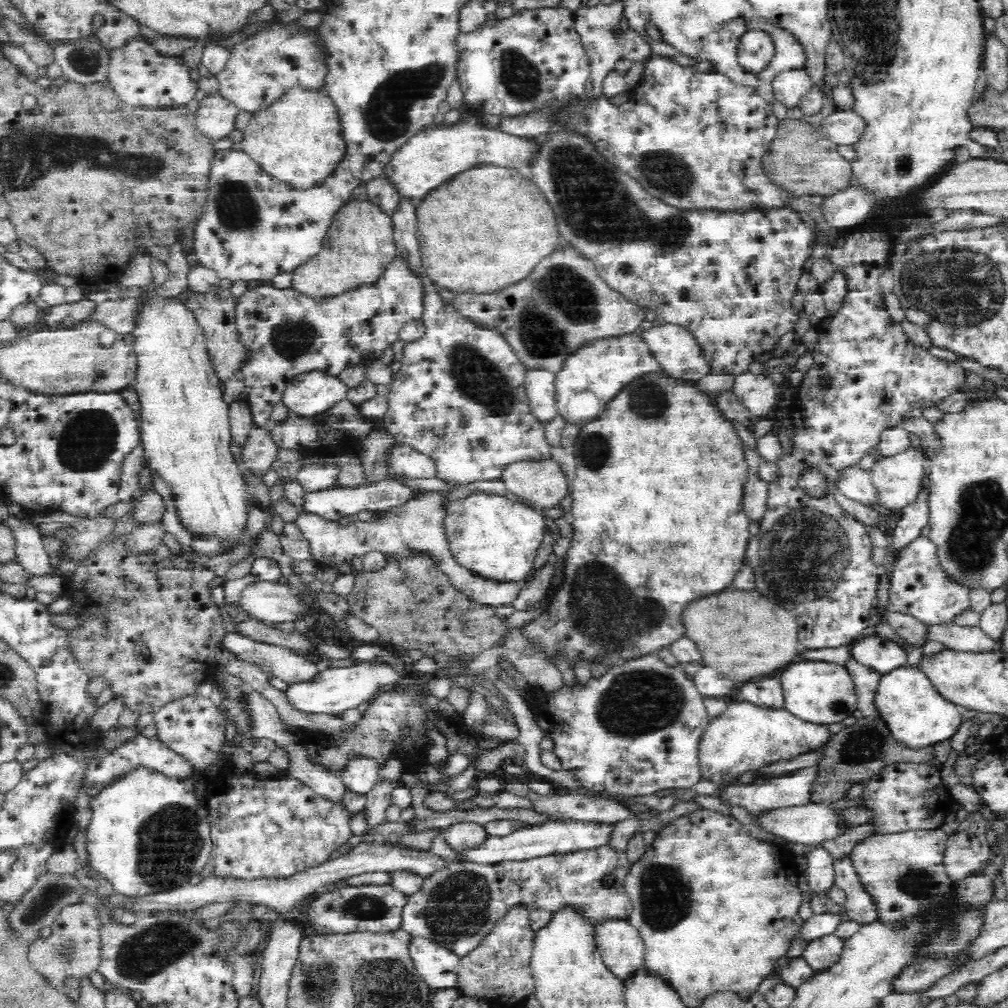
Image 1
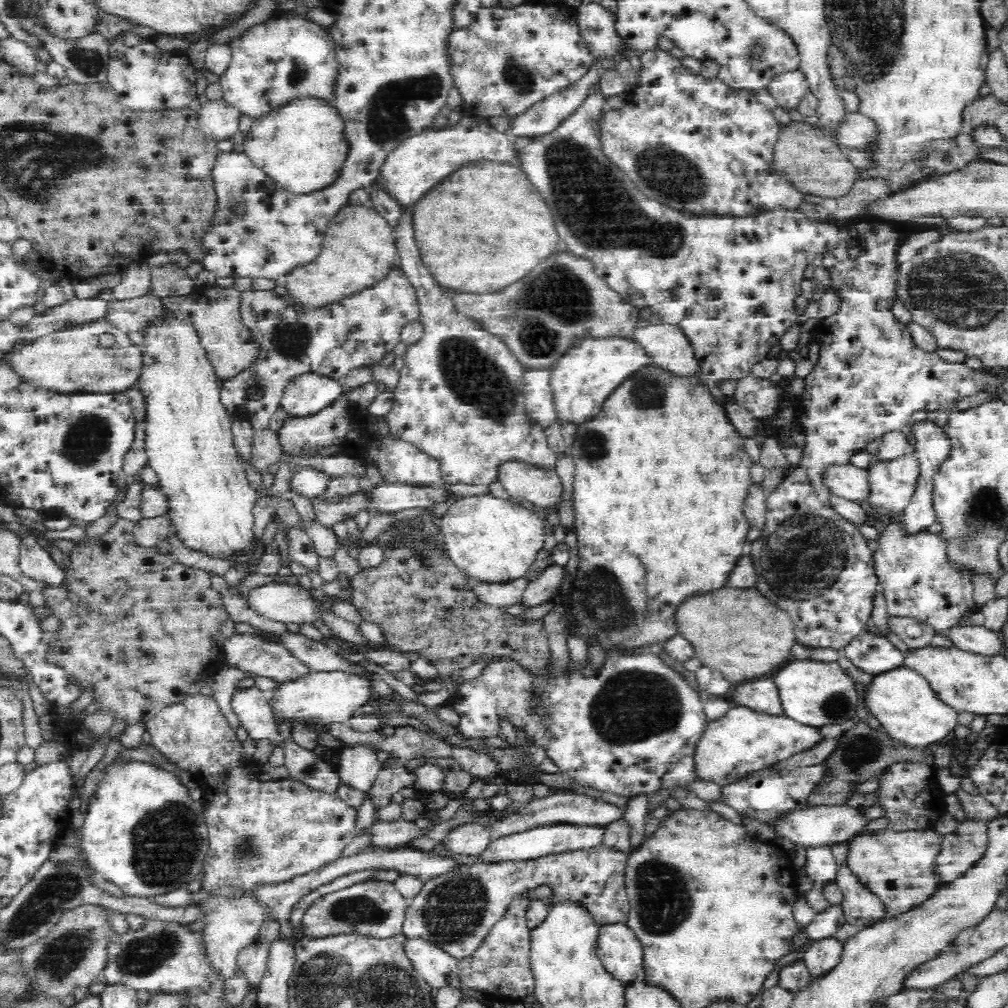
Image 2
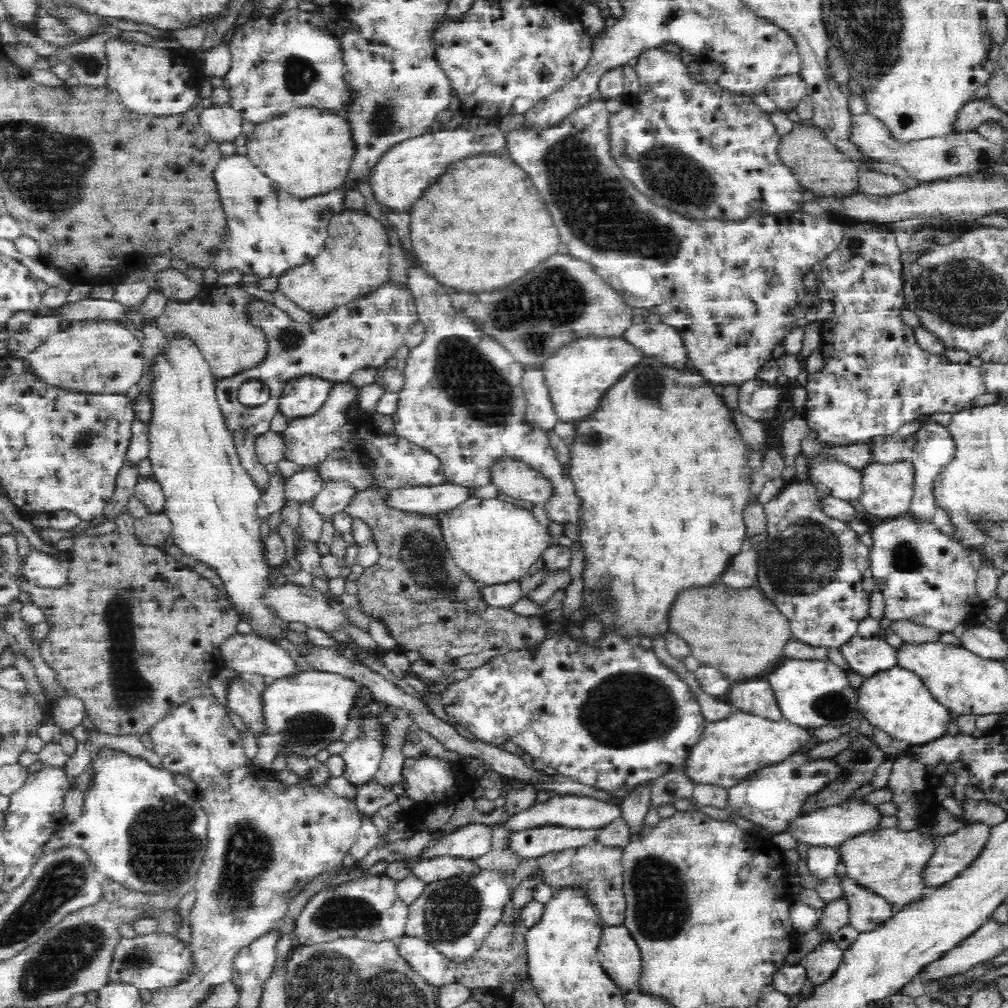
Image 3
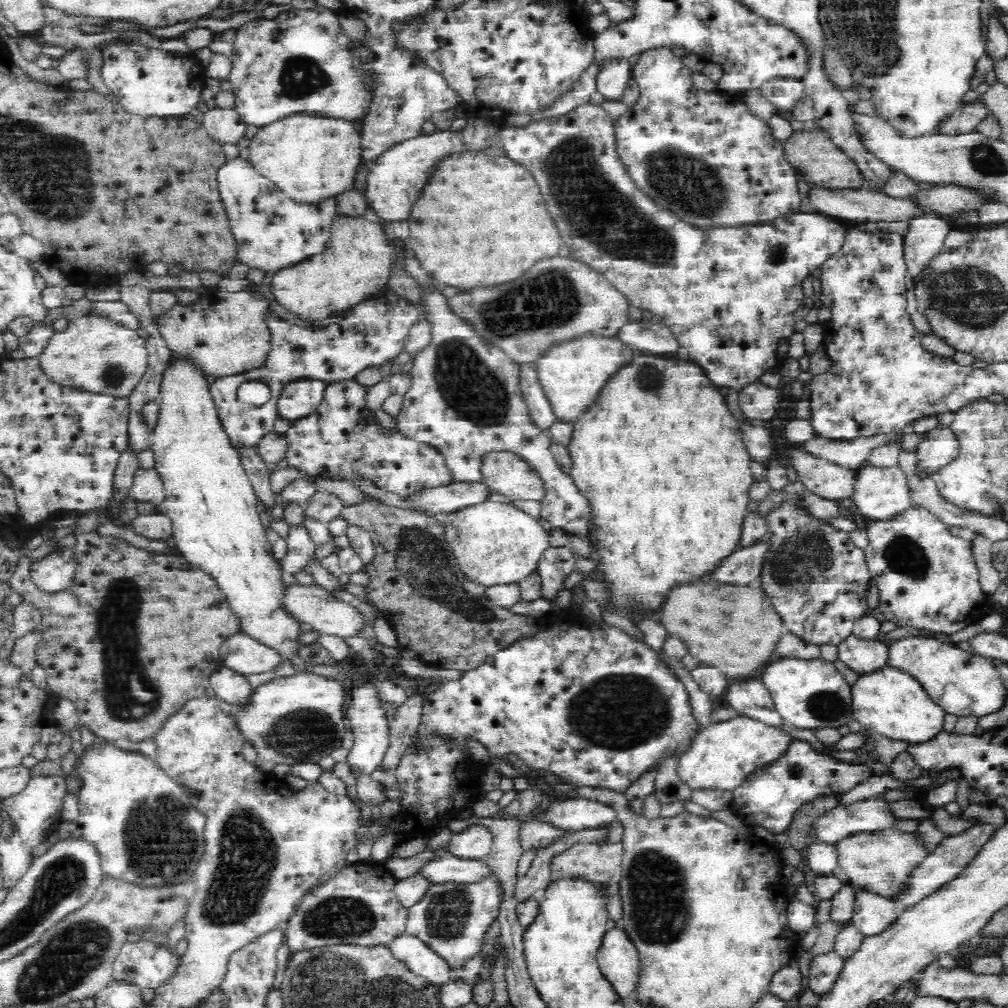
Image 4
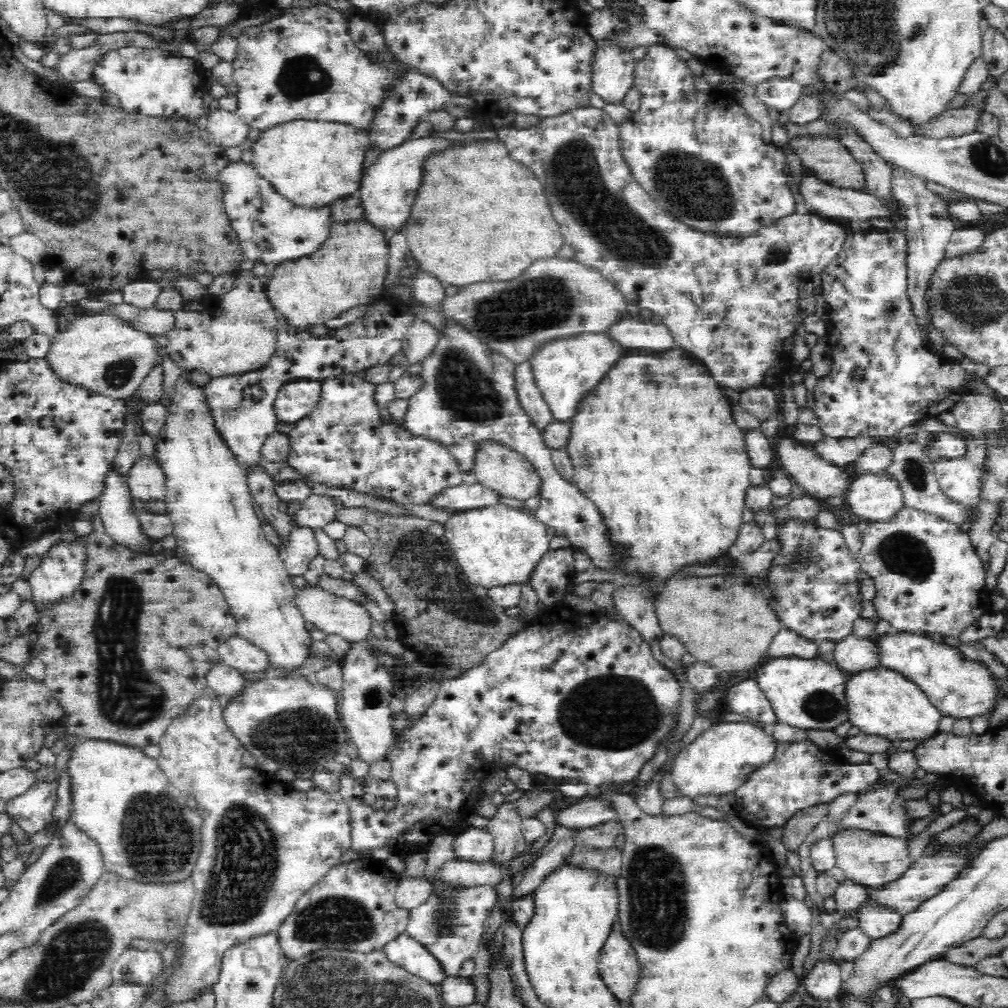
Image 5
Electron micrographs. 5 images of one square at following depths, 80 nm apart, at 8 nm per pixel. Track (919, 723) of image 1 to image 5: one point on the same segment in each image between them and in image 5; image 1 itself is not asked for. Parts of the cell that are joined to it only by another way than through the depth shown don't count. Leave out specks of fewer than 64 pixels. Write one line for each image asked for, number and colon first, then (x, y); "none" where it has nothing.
2: (903, 702)
3: (897, 701)
4: (889, 702)
5: (882, 702)

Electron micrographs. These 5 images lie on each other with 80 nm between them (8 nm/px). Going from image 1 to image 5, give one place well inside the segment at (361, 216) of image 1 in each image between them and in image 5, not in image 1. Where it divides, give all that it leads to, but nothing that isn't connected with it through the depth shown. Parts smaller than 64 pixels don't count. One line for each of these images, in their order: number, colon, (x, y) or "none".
2: (359, 248)
3: (355, 259)
4: (355, 264)
5: (349, 269)

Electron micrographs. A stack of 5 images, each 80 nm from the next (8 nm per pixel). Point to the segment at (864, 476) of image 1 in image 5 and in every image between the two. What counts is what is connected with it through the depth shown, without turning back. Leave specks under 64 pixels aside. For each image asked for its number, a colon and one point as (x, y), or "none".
2: (849, 482)
3: (836, 479)
4: (822, 478)
5: (820, 479)

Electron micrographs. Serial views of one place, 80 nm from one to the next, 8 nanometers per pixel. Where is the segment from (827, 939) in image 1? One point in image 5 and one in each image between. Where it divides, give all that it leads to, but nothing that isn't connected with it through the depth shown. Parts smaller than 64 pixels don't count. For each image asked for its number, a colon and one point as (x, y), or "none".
2: (821, 956)
3: (821, 963)
4: (824, 969)
5: (823, 982)

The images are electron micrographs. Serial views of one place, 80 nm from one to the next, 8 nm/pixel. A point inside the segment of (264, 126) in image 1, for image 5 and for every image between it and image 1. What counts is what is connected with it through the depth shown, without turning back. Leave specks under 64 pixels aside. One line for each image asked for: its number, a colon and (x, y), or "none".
2: (300, 145)
3: (305, 151)
4: (309, 157)
5: (313, 163)

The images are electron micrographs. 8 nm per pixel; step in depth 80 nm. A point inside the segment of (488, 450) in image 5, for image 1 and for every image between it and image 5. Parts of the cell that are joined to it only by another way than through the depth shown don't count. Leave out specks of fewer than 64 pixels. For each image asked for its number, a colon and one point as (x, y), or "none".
1: (542, 483)
2: (541, 487)
3: (517, 480)
4: (509, 475)

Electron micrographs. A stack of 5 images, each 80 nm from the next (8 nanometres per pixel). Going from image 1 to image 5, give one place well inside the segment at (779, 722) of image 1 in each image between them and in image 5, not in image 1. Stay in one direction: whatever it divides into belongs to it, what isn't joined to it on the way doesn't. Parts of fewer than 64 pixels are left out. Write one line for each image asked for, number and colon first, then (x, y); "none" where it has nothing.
2: (744, 740)
3: (729, 750)
4: (723, 754)
5: (719, 760)

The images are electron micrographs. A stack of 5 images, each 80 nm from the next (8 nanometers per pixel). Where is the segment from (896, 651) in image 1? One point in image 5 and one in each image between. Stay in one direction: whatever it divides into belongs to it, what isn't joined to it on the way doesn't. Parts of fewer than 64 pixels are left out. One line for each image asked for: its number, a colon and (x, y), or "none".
2: (874, 653)
3: (867, 656)
4: (863, 656)
5: (852, 655)

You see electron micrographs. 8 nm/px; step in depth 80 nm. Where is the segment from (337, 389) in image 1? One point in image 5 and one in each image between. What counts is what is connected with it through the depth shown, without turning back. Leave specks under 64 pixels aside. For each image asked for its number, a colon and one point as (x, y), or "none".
2: (307, 394)
3: (303, 396)
4: (299, 398)
5: (295, 400)

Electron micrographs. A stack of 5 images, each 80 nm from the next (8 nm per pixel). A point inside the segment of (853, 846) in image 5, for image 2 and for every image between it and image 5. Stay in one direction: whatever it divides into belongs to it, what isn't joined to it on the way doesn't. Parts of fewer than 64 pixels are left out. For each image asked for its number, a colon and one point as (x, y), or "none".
2: (899, 868)
3: (889, 862)
4: (882, 862)

